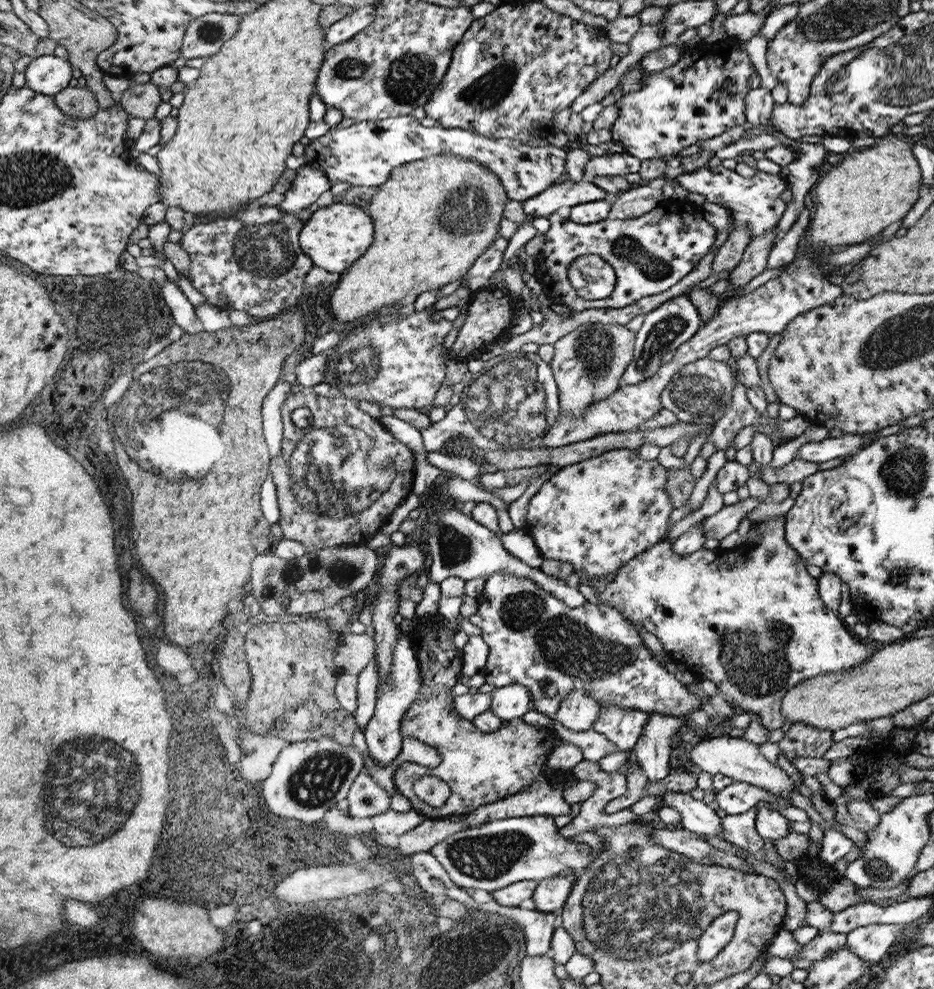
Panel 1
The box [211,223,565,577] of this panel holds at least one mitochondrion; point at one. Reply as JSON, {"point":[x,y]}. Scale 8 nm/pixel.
{"point":[336,470]}

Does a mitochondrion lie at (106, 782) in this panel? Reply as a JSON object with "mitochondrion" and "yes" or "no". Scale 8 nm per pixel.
{"mitochondrion":"yes"}

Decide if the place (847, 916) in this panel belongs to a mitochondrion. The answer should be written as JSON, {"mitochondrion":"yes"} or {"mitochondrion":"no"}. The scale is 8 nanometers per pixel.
{"mitochondrion":"no"}

